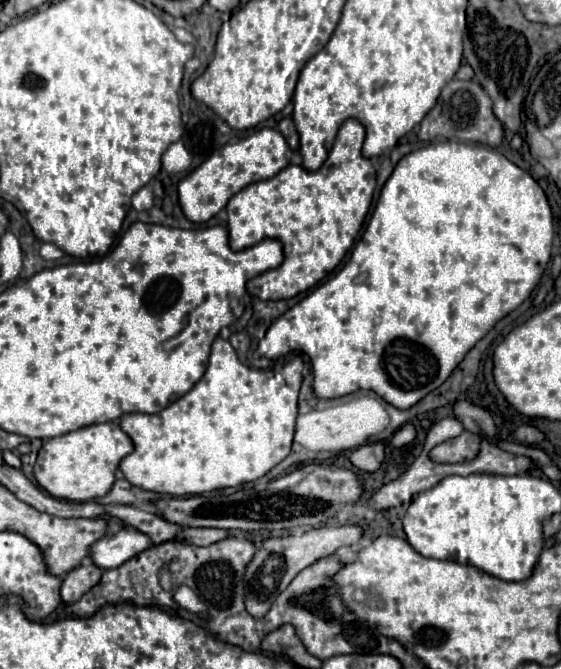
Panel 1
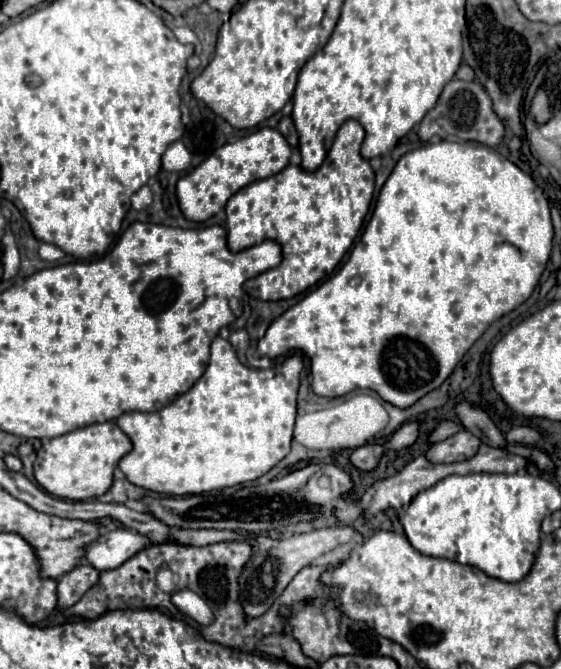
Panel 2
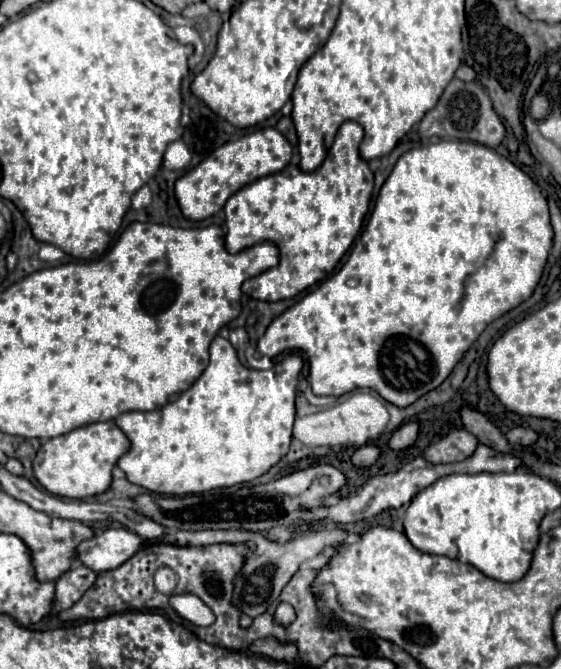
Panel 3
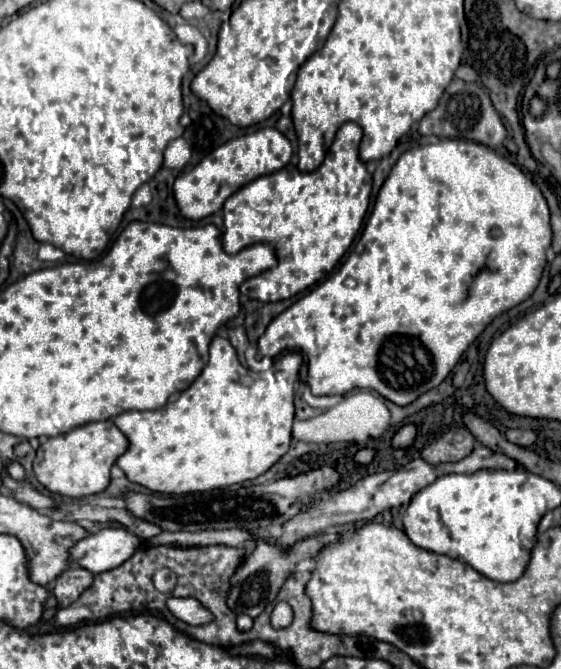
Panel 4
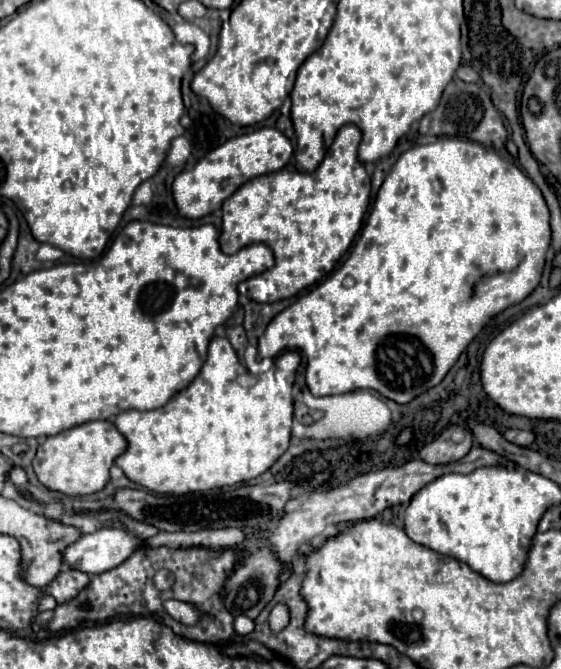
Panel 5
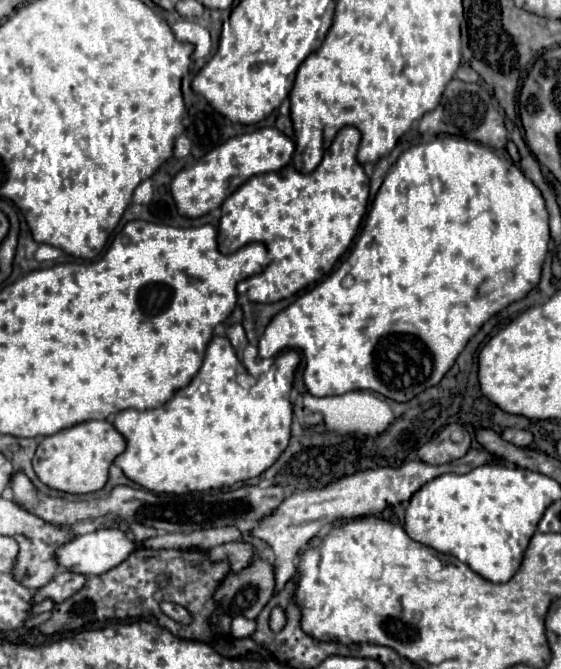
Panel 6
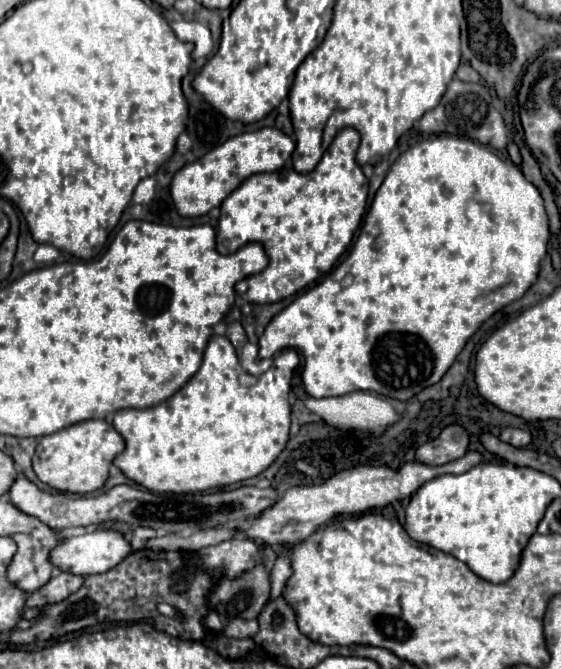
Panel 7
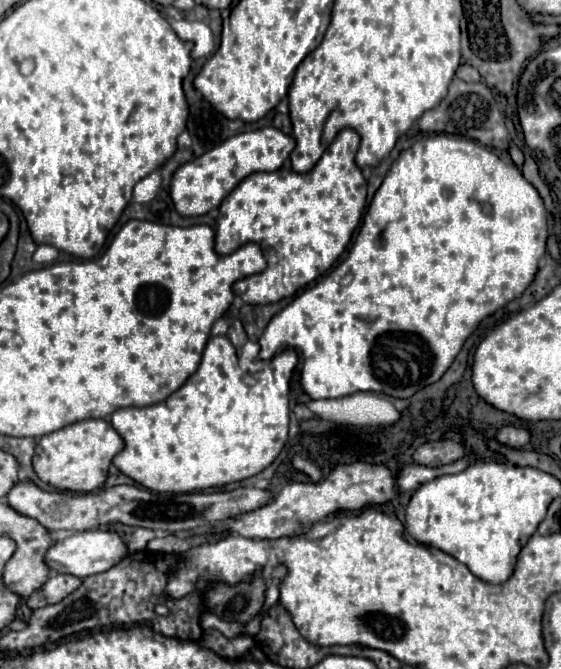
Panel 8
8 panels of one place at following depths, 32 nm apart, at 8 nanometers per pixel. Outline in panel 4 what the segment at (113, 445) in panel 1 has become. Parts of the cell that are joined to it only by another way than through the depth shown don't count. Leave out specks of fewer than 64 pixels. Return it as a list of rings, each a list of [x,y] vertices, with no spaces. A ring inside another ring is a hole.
[[[88,422],[84,426],[72,428],[60,436],[48,438],[40,444],[34,458],[34,474],[42,486],[50,492],[64,494],[70,498],[82,498],[102,492],[110,482],[110,468],[118,456],[128,448],[126,436],[116,428],[114,422]]]

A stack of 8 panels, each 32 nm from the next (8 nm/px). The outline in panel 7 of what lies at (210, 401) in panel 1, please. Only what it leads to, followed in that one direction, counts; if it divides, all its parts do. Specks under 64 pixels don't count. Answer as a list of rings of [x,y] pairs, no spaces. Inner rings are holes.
[[[212,336],[200,370],[174,396],[152,408],[126,408],[114,414],[112,424],[126,442],[114,466],[136,484],[160,494],[204,492],[258,476],[288,442],[288,392],[298,360],[296,350],[284,350],[264,374],[242,378],[244,370],[230,340]]]

